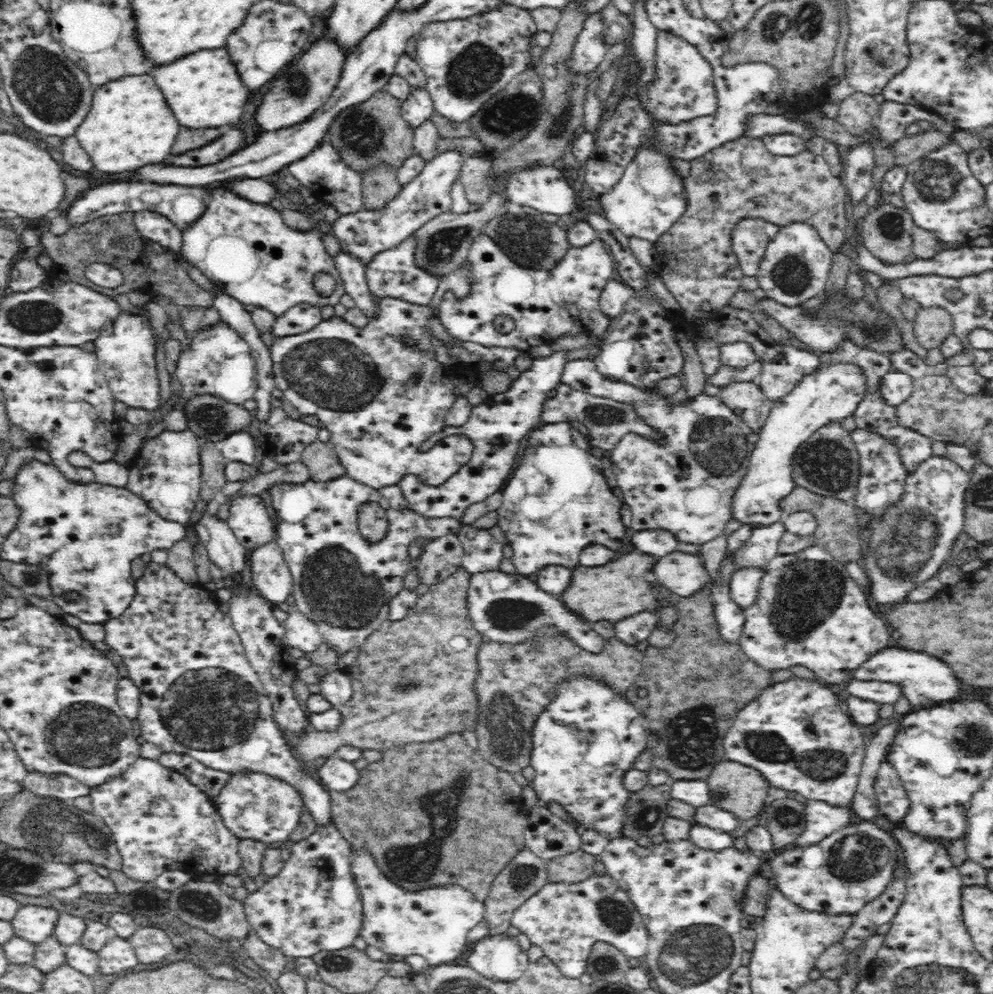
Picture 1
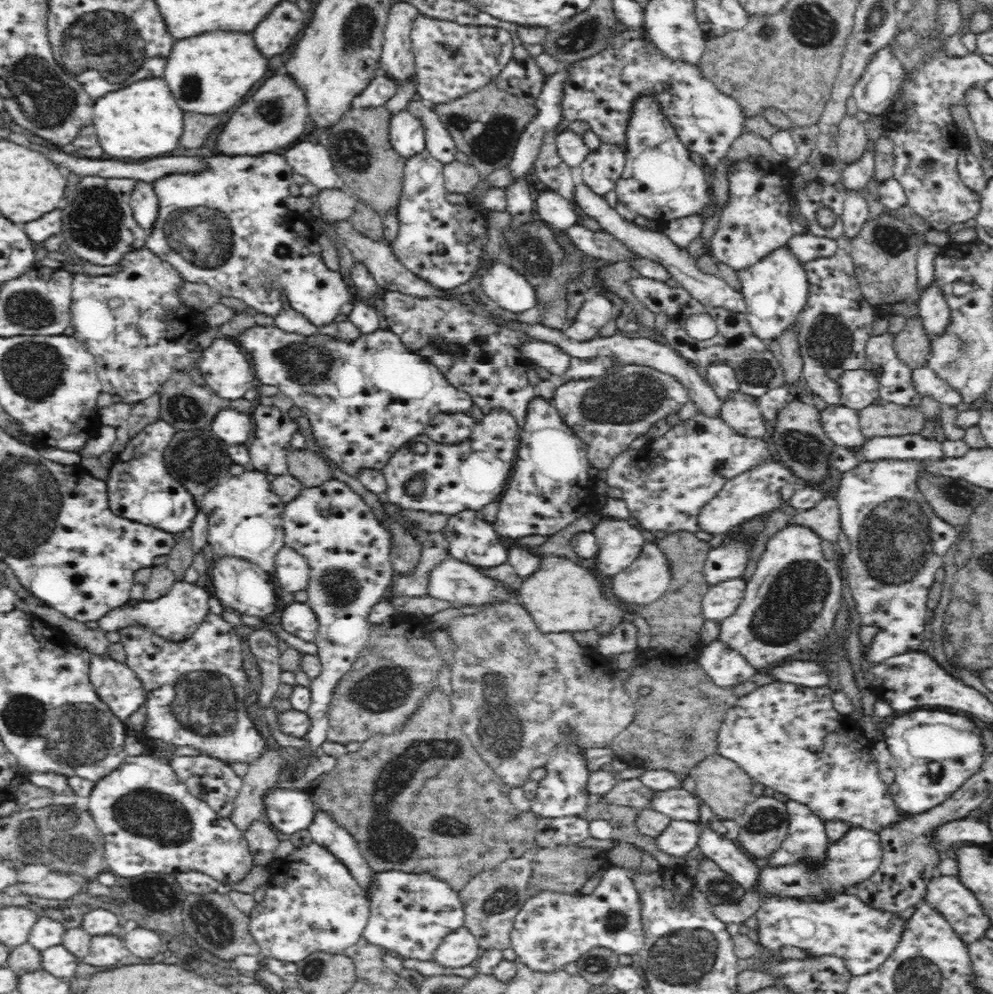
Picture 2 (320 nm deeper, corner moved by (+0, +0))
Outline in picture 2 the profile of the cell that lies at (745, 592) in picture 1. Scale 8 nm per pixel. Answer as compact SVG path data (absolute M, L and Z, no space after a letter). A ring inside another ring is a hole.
M742 577L712 585L703 598L701 614L715 622L730 618L744 601L747 587Z

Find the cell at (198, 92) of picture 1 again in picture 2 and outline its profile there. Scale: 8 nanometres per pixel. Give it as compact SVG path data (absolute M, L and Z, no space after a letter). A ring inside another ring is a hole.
M212 32L212 36L174 42L162 78L184 112L216 116L240 106L252 88L264 78L264 72L266 60L258 56L250 34Z

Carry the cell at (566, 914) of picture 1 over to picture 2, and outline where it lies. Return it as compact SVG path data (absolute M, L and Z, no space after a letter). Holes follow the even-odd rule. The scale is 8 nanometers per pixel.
M613 866L590 894L544 889L531 893L513 917L509 946L528 968L536 972L564 970L593 948L606 947L616 954L634 956L644 946L640 899L629 871Z

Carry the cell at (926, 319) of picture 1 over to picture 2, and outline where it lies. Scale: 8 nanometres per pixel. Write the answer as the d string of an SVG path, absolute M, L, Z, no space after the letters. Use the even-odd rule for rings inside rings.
M918 313L906 317L906 325L895 335L894 349L902 361L908 363L912 370L928 366L932 351L931 338L924 329Z

